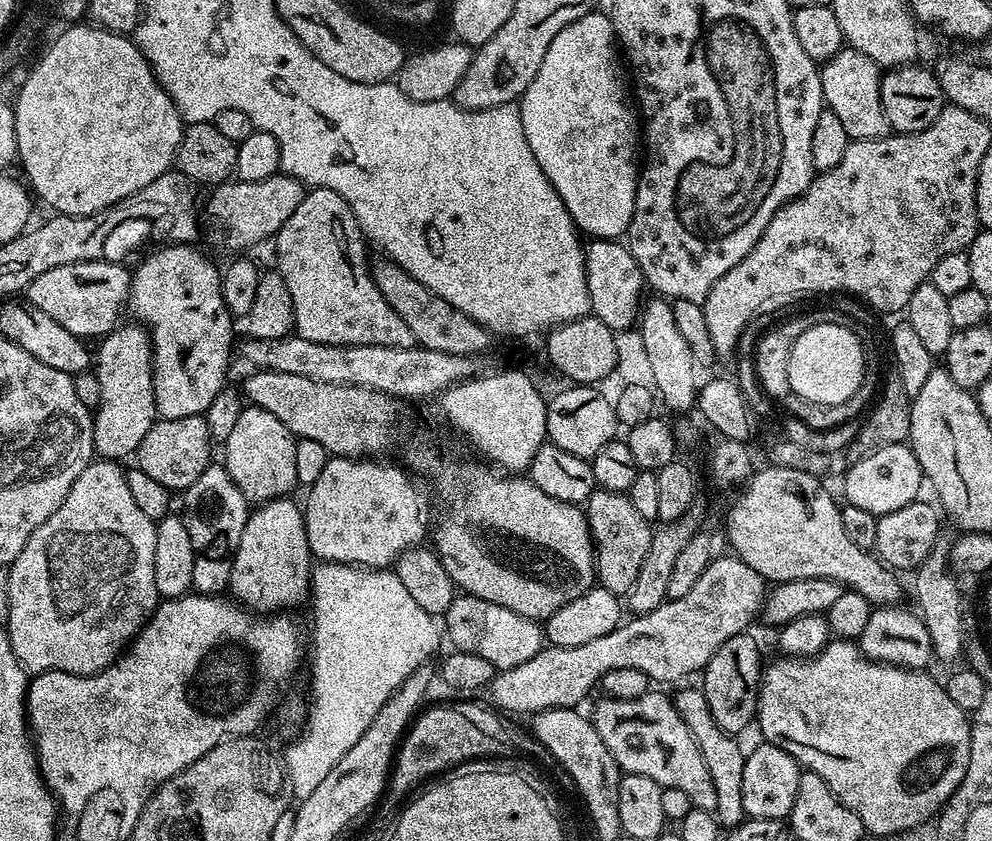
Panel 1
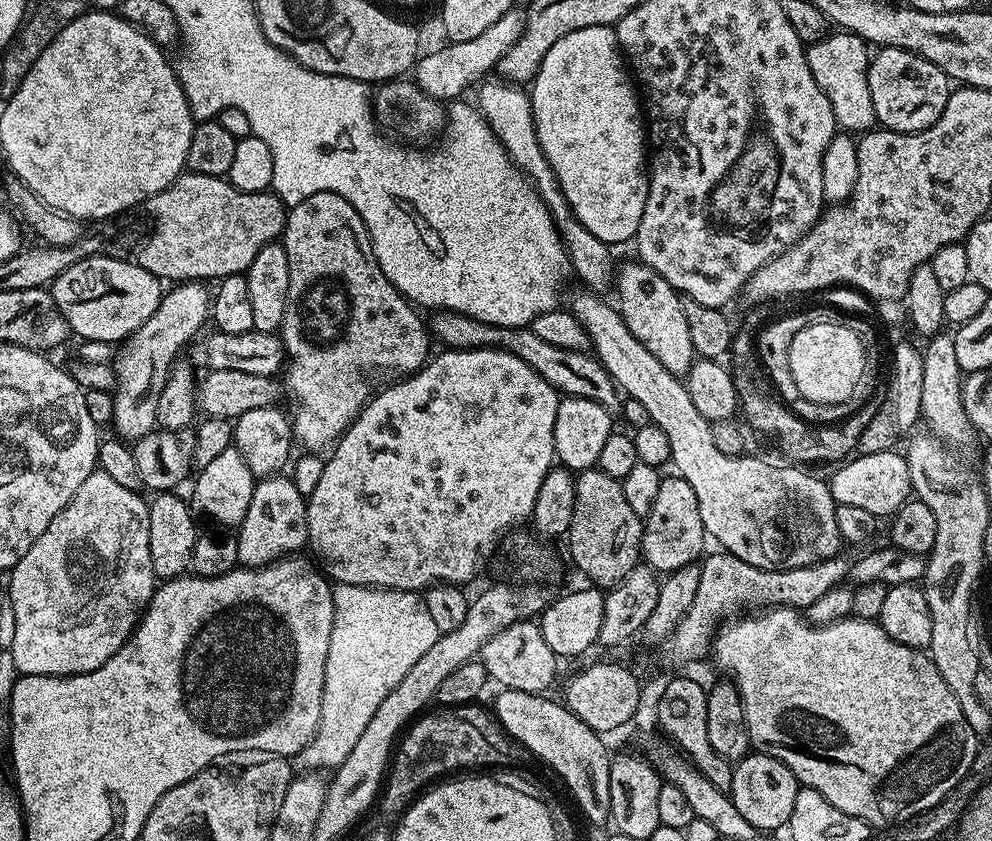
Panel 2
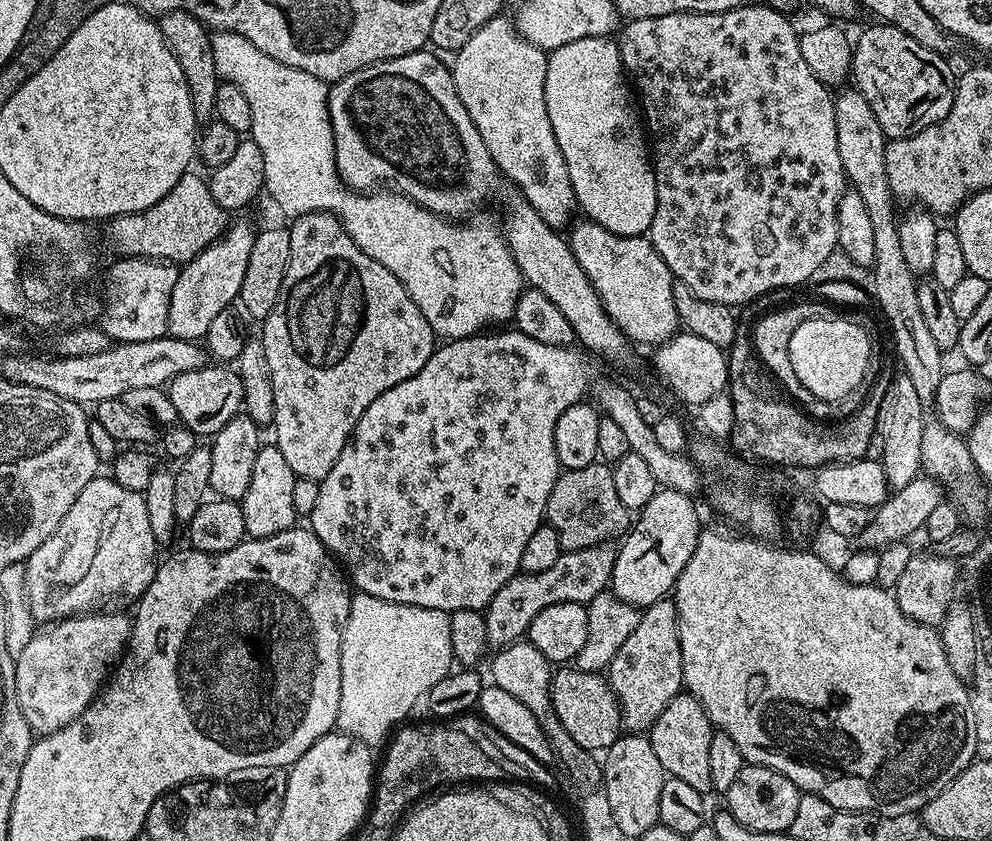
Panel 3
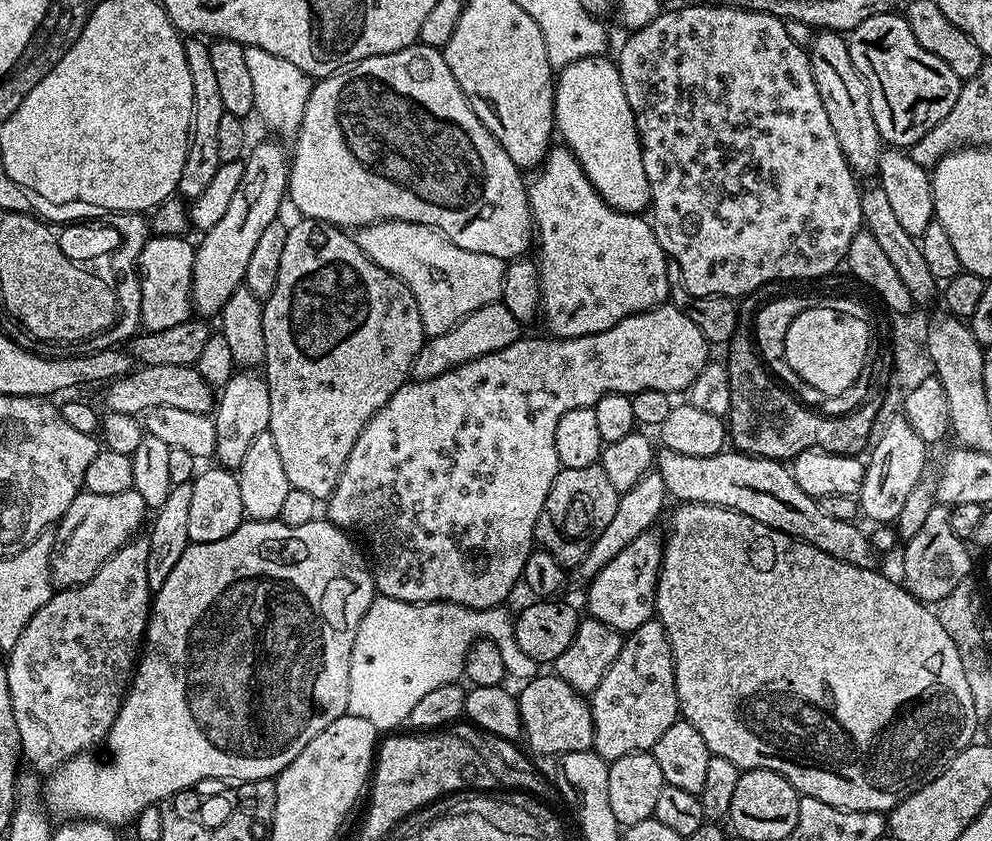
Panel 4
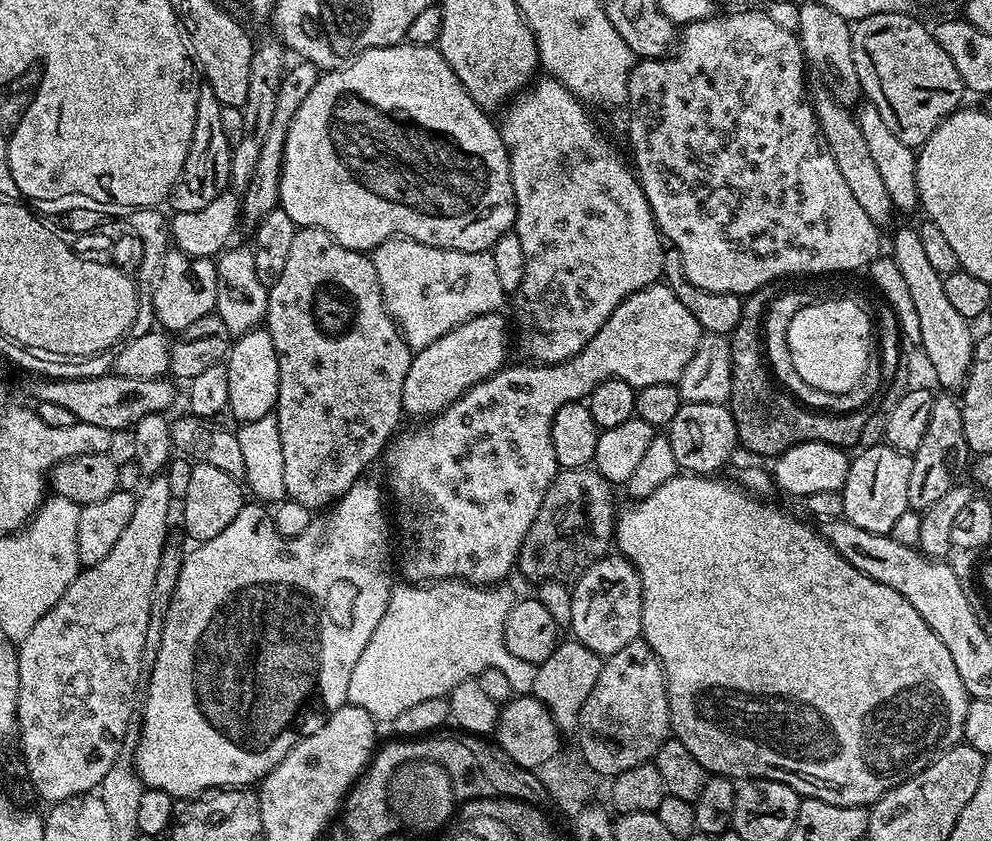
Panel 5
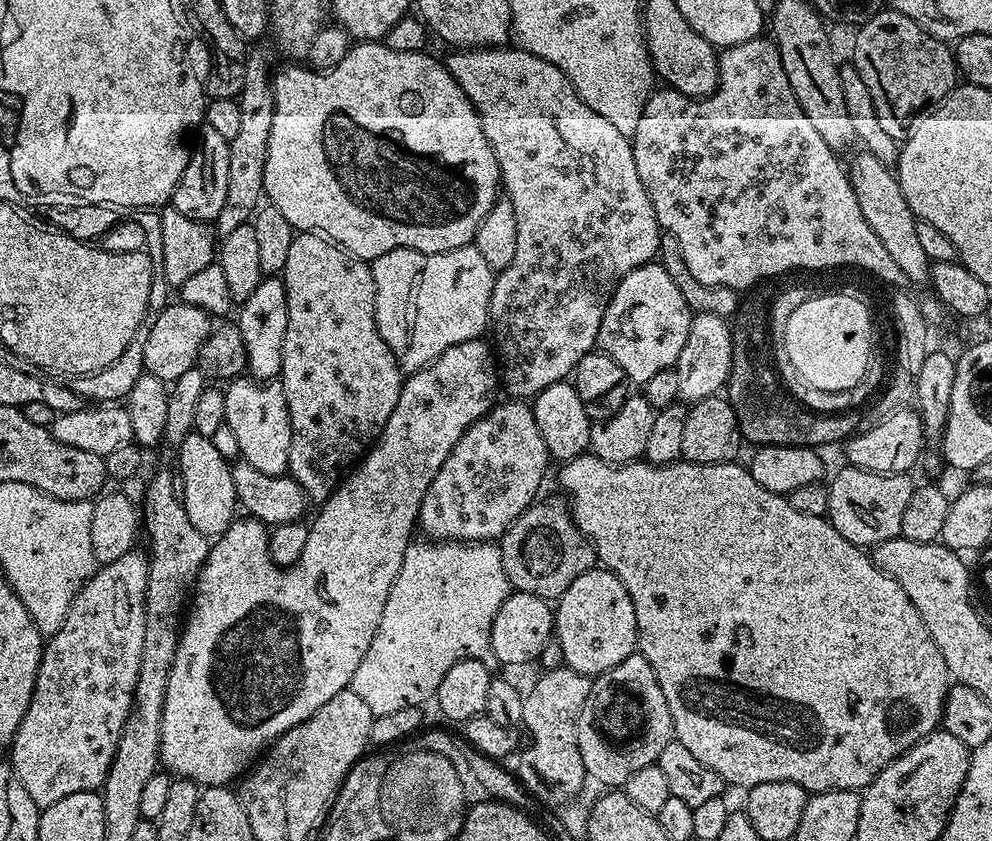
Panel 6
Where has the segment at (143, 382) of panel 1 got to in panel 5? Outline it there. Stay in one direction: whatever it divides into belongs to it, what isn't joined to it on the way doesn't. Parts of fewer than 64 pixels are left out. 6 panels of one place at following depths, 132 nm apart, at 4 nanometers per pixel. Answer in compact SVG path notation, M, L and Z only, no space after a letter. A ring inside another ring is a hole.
M300 60L293 68L291 65L280 79L274 108L274 122L270 122L270 130L266 130L266 138L262 141L258 166L254 166L254 174L250 177L250 186L246 186L240 202L240 210L245 221L258 222L266 214L270 214L270 210L278 207L280 202L280 171L284 165L284 147L290 130L290 122L294 118L298 106L302 106L302 102L306 102L306 94L310 94L310 90L314 90L314 86L320 81L321 75L321 69L316 68L309 60Z

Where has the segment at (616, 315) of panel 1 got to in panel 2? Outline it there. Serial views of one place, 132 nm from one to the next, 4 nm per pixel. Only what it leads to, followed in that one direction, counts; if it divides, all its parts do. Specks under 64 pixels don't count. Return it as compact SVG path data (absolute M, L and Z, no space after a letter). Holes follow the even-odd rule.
M488 78L479 85L480 93L477 94L475 103L485 122L494 130L494 134L502 142L502 146L508 151L508 157L516 164L516 168L524 173L529 181L534 182L540 201L548 207L552 220L556 223L556 229L560 231L560 237L564 243L564 249L568 255L571 271L576 272L579 283L590 292L604 294L613 287L614 267L612 268L613 249L603 244L586 226L582 226L572 215L572 208L566 202L564 192L556 180L554 170L538 142L538 134L534 130L534 114L532 113L532 97L521 85L505 82L503 79Z

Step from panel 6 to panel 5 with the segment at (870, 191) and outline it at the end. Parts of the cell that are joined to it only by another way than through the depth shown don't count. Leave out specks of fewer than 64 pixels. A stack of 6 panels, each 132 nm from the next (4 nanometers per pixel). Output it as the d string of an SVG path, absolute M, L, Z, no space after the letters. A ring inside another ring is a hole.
M915 227L900 228L893 234L890 255L910 290L914 311L918 313L921 344L927 357L933 362L934 370L937 371L937 385L944 390L963 389L972 365L973 325L966 318L962 318L962 314L958 314L958 310L954 310L954 306L946 298L944 277L940 276L938 270L934 270L934 266L928 261L922 247L922 238Z

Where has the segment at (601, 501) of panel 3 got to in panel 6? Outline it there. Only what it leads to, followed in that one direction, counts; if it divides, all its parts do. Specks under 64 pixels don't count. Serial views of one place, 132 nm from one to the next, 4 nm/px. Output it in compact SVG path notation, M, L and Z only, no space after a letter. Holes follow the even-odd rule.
M556 496L550 497L549 500L537 499L505 530L498 543L502 554L502 566L506 570L509 585L515 591L534 594L549 602L559 600L562 593L570 586L570 582L574 582L574 578L586 574L598 564L592 541L582 534L582 530L578 530L574 522L569 501L559 500Z

